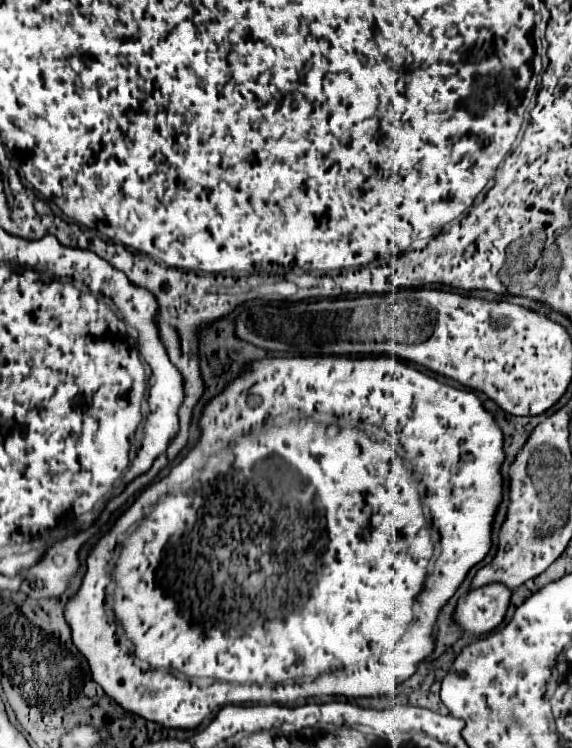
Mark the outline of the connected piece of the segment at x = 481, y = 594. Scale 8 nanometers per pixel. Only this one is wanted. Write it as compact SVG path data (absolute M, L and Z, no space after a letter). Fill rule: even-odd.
M488 584L470 590L458 600L456 622L466 630L466 634L484 634L502 624L512 590L506 584Z

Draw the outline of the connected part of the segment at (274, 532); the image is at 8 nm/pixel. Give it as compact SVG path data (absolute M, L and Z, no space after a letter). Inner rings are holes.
M298 356L298 358L264 358L264 360L254 360L254 362L250 362L250 366L246 366L246 370L244 370L244 372L242 372L242 376L238 376L238 378L234 378L234 382L228 382L228 384L226 384L226 386L224 386L224 390L222 390L222 392L220 392L220 394L219 394L219 395L217 395L217 396L216 396L216 397L214 397L214 398L212 398L212 400L210 400L210 402L208 402L208 404L206 404L206 406L204 406L204 410L203 410L203 413L202 413L202 416L201 416L201 418L200 418L200 421L199 421L199 426L200 426L200 427L201 427L201 437L200 437L200 441L198 441L198 443L197 443L197 444L196 444L196 445L195 445L195 446L194 446L194 447L193 447L193 448L192 448L192 449L191 449L191 450L190 450L190 451L189 451L189 452L188 452L188 454L187 454L187 455L186 455L186 456L185 456L185 457L184 457L184 458L183 458L183 459L182 459L182 461L181 461L181 462L180 462L180 463L179 463L179 464L177 464L177 465L174 465L174 466L173 466L173 467L172 467L172 468L171 468L171 471L170 471L170 473L169 473L169 475L167 475L167 476L166 476L166 477L165 477L165 478L163 478L163 479L161 479L161 480L159 480L159 481L156 481L156 482L154 482L154 483L152 483L152 484L150 484L150 485L148 485L148 486L147 486L147 487L146 487L146 488L145 488L145 489L144 489L144 490L143 490L143 491L142 491L142 492L141 492L141 494L139 494L139 495L138 495L138 496L137 496L137 498L136 498L136 499L135 499L135 501L134 501L134 502L133 502L133 504L132 504L132 505L131 505L131 506L130 506L130 507L129 507L129 508L128 508L128 509L127 509L127 510L126 510L126 511L125 511L125 512L124 512L124 513L123 513L123 514L122 514L122 515L121 515L121 516L119 516L119 517L118 517L118 518L117 518L117 519L116 519L116 521L115 521L115 523L114 523L114 524L113 524L113 526L112 526L112 528L111 528L111 529L110 529L110 530L109 530L109 531L107 531L107 532L106 532L106 533L105 533L105 534L104 534L104 535L103 535L103 536L102 536L102 538L101 538L101 539L100 539L100 540L99 540L99 541L98 541L98 543L97 543L97 544L96 544L96 546L94 546L94 548L92 548L92 552L90 552L90 556L88 556L88 558L86 558L86 574L84 574L84 578L82 578L82 586L80 586L80 588L78 588L78 592L76 592L76 596L74 596L74 598L70 598L70 600L68 600L68 602L66 602L66 610L64 610L64 614L66 614L66 622L68 622L68 626L70 626L70 630L72 630L72 642L74 642L74 646L76 646L76 648L78 648L78 652L82 652L82 654L84 654L84 658L86 658L86 660L88 660L88 664L90 664L90 672L92 672L92 680L94 680L94 682L96 682L96 684L98 684L98 686L102 686L102 690L104 690L104 692L106 692L106 694L108 694L108 696L110 696L110 698L112 698L112 700L116 700L116 702L118 702L118 704L120 704L120 706L122 706L122 708L124 708L124 710L126 710L126 712L132 712L132 714L138 714L138 716L142 716L142 718L146 718L146 720L152 720L152 722L158 722L158 724L162 724L162 726L166 726L166 728L176 728L176 730L194 730L194 728L196 728L196 726L200 726L200 724L202 724L202 720L204 720L204 718L206 718L206 716L210 716L210 714L214 714L214 712L218 712L218 708L222 708L222 706L228 706L228 704L246 704L246 702L258 702L258 704L274 704L274 702L278 702L278 704L290 704L290 702L296 702L296 700L302 700L302 698L310 698L310 696L320 696L320 694L326 694L326 696L350 696L350 698L376 698L376 696L394 696L394 694L396 694L396 686L400 686L400 684L402 684L402 682L406 682L406 680L408 680L408 678L410 678L410 676L412 676L412 674L414 674L414 672L416 672L416 670L418 670L418 664L420 664L420 662L424 662L424 660L426 660L426 658L428 658L428 656L430 656L430 654L432 654L432 650L434 650L434 644L436 644L436 642L434 642L434 624L436 624L436 620L438 620L438 614L440 614L440 610L442 610L442 606L444 606L444 604L446 604L446 602L448 602L448 600L450 600L450 598L452 598L452 596L454 596L454 592L456 592L456 590L458 590L458 588L460 588L460 584L462 584L462 582L464 582L464 578L466 578L466 574L468 574L468 572L470 572L470 568L472 568L472 566L476 566L476 564L478 564L478 562L482 562L482 560L484 560L484 558L486 558L486 556L488 556L488 552L490 552L490 548L492 548L492 524L494 524L494 514L496 514L496 508L498 508L498 504L500 504L500 500L502 500L502 468L500 468L500 466L502 466L502 462L504 462L504 458L506 458L506 452L504 452L504 434L502 434L502 430L500 430L500 426L498 426L498 422L496 422L496 418L494 418L494 416L492 416L492 414L490 414L490 412L488 412L488 410L486 410L486 408L484 408L484 406L482 406L482 402L480 402L480 398L478 398L478 396L476 396L476 394L474 394L474 392L470 392L470 390L458 390L458 388L452 388L452 386L448 386L448 384L442 384L442 382L438 382L438 380L436 380L436 378L432 378L432 376L428 376L428 374L424 374L424 372L420 372L420 370L416 370L416 368L410 368L410 366L406 366L406 364L402 364L402 362L400 362L400 360L398 360L398 358L394 358L394 356L378 356L378 357L364 357L364 358L346 358L346 356L320 356L320 358L318 358L318 356L308 356L308 358L302 358L302 356ZM322 413L326 413L326 414L334 414L334 416L335 416L335 418L336 418L336 419L337 419L337 422L333 422L333 423L331 423L331 424L324 424L324 423L323 423L323 421L324 421L324 419L325 419L325 417L324 417L324 414L322 414ZM338 416L340 416L340 418L344 418L344 420L346 420L346 422L350 422L350 426L341 426L341 425L340 425L340 424L339 424L339 423L338 423ZM360 422L362 422L362 424L366 424L366 422L368 422L368 424L392 424L392 432L394 432L394 434L400 434L400 442L402 442L402 446L404 446L404 448L406 448L406 463L407 463L407 464L409 464L409 466L410 466L410 467L411 467L411 469L412 469L412 470L414 470L414 474L416 474L416 476L418 476L418 478L416 478L416 477L415 477L415 476L412 476L412 470L410 470L410 468L406 468L406 466L404 466L404 460L402 460L402 458L398 458L398 454L396 454L396 450L394 450L394 448L392 448L392 444L390 444L390 442L376 442L376 440L374 440L374 442L372 442L372 438L370 438L370 436L368 436L368 434L366 434L366 432L364 432L364 430L362 430L362 428L358 428L358 426L356 426L356 424L360 424ZM414 478L415 478L415 479L416 479L416 480L417 480L417 481L418 481L418 482L419 482L419 483L420 483L420 484L421 484L421 483L422 483L422 482L424 482L424 484L426 484L426 487L425 487L425 489L424 489L424 491L423 491L423 492L422 492L422 494L420 494L420 486L418 486L418 482L414 482ZM170 493L175 493L175 494L176 494L176 495L177 495L177 500L171 500L171 501L173 501L173 518L172 518L172 520L170 520L170 518L166 518L166 516L164 516L164 518L158 518L158 516L156 516L156 518L154 518L154 510L152 510L152 512L150 512L150 514L146 514L146 516L144 516L144 509L145 509L145 508L153 508L153 507L155 507L155 505L156 505L156 510L158 510L158 508L160 508L160 502L158 502L158 501L159 501L159 500L161 500L161 499L162 499L162 498L163 498L163 501L164 501L164 497L165 497L165 496L166 496L166 495L167 495L167 494L170 494ZM437 530L438 530L438 532L440 532L440 546L442 546L442 554L440 554L440 558L438 558L438 562L436 562L436 566L435 566L435 565L432 565L432 556L433 556L433 555L434 555L434 552L435 552L435 548L434 548L434 542L433 542L433 540L432 540L432 532L433 532L433 531L437 531ZM111 574L112 574L112 578L114 578L114 582L116 582L116 588L114 588L114 592L112 592L112 614L111 614L111 612L110 612L110 611L109 611L109 609L108 609L108 605L106 605L106 597L107 597L107 595L108 595L108 592L109 592L109 590L110 590L110 589L111 589L111 587L112 587L112 586L113 586L113 582L112 582L112 578L111 578ZM414 598L418 598L418 602L420 602L420 604L418 604L418 608L414 608ZM114 622L118 622L118 626L120 626L120 628L122 628L122 632L124 632L124 634L126 634L126 638L128 638L128 640L130 640L130 642L132 642L132 653L131 653L131 651L129 651L129 652L128 652L128 647L127 647L127 646L124 646L124 644L125 644L125 643L123 643L123 642L121 642L121 641L120 641L120 640L116 640L116 630L118 630L118 626L116 626L116 624L114 624ZM136 658L138 658L138 660L140 660L140 662L146 662L146 664L148 664L148 668L146 668L146 666L142 666L142 668L140 668L140 666L138 666L138 664L136 664L136 662L134 662L134 660L136 660ZM202 678L210 678L210 680L216 680L216 682L214 682L214 684L212 684L212 686L208 686L208 688L200 688L200 686L194 686L194 684L192 684L192 680L202 680Z

